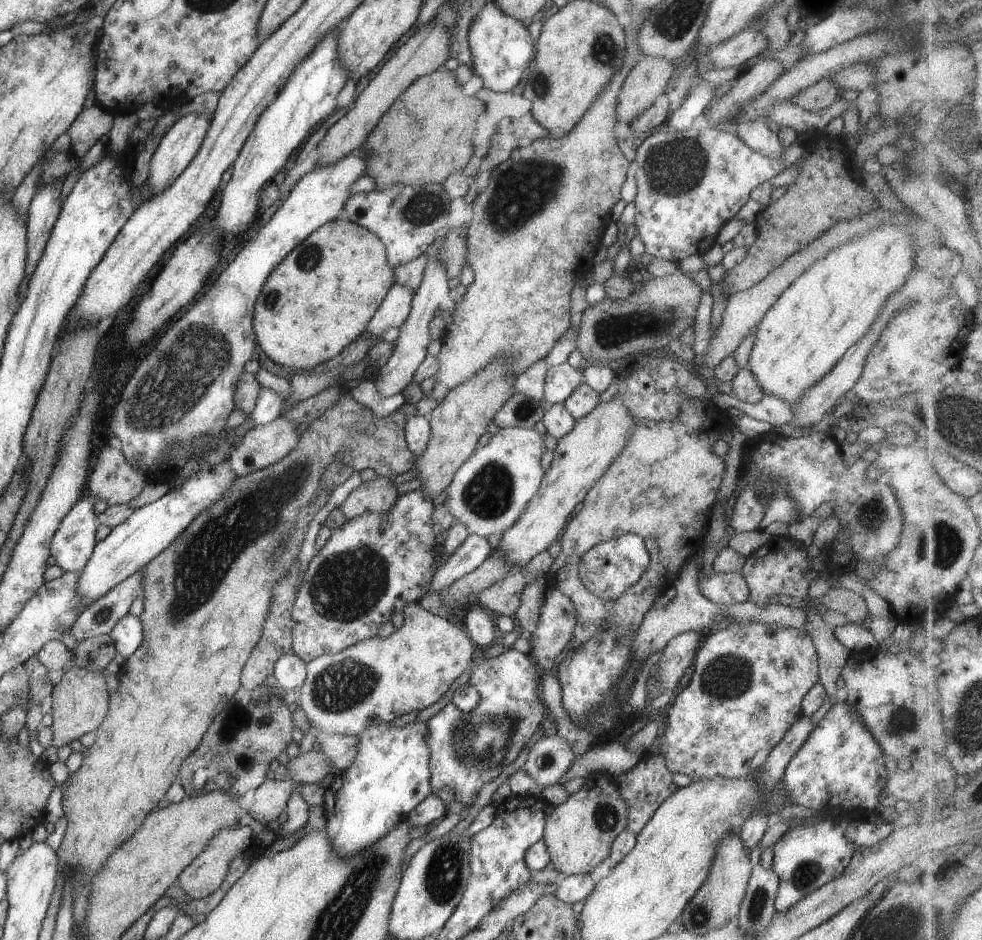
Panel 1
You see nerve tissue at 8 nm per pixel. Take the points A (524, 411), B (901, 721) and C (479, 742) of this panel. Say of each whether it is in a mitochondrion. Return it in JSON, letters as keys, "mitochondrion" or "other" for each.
{"A":"mitochondrion","B":"mitochondrion","C":"mitochondrion"}

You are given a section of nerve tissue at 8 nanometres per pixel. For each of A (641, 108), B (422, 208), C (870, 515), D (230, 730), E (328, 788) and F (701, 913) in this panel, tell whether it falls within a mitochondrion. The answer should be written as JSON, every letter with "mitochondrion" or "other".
{"A":"other","B":"mitochondrion","C":"mitochondrion","D":"mitochondrion","E":"other","F":"mitochondrion"}

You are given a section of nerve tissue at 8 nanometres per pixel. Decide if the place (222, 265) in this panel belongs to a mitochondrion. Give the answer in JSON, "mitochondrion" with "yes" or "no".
{"mitochondrion":"no"}

